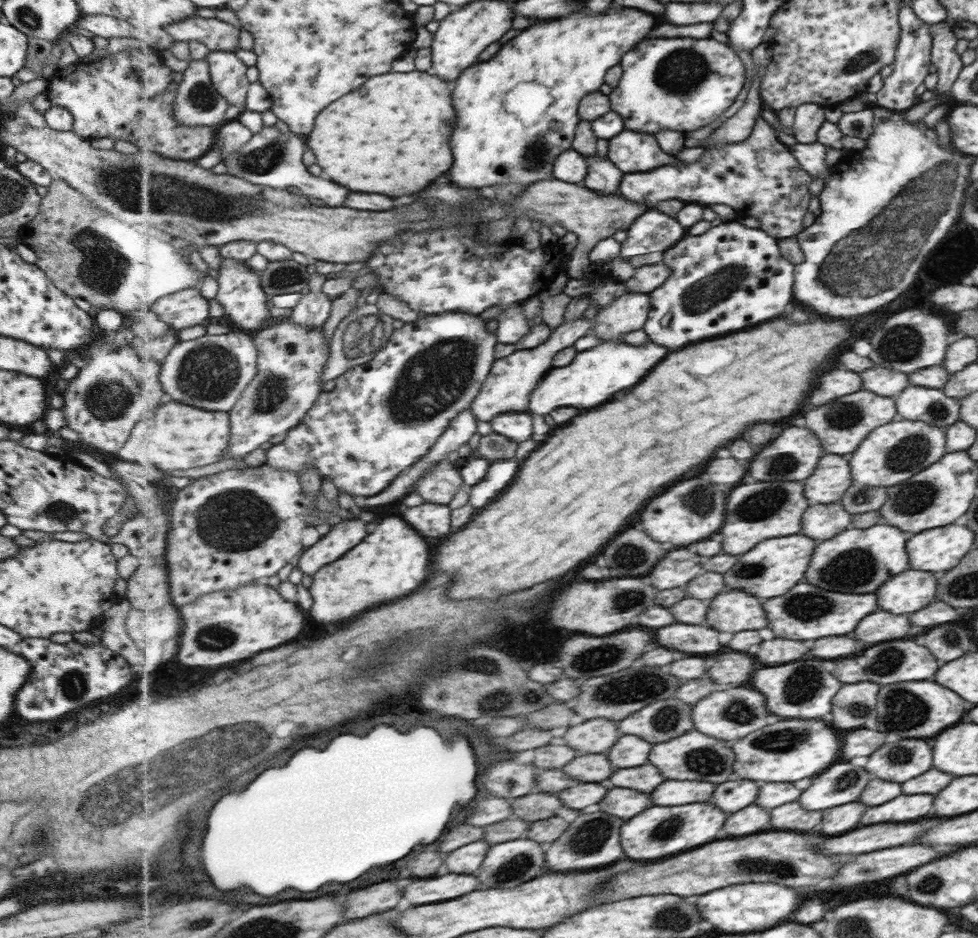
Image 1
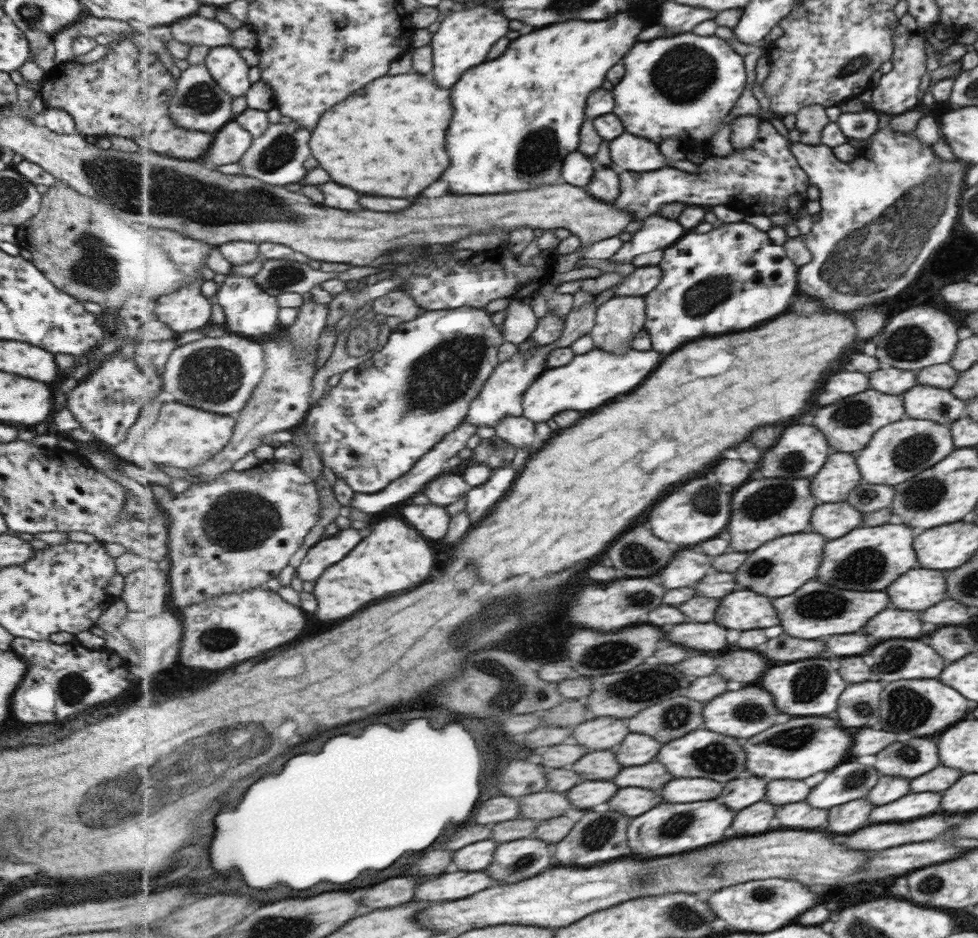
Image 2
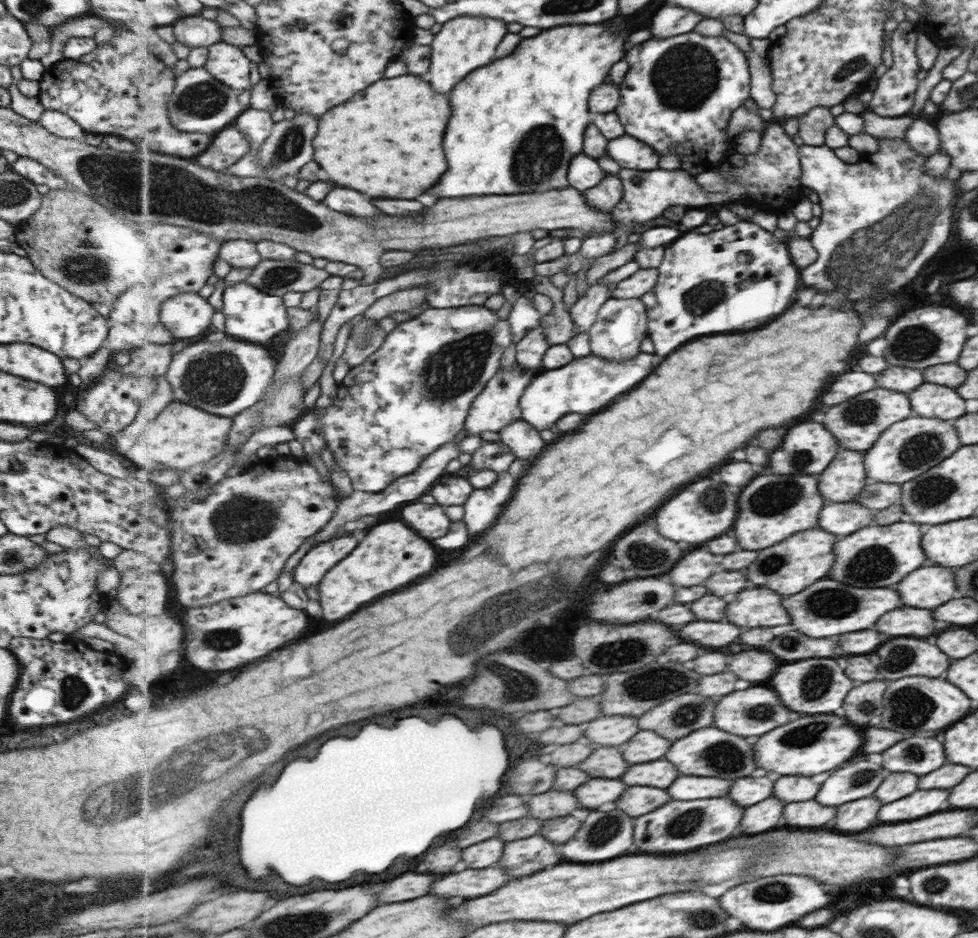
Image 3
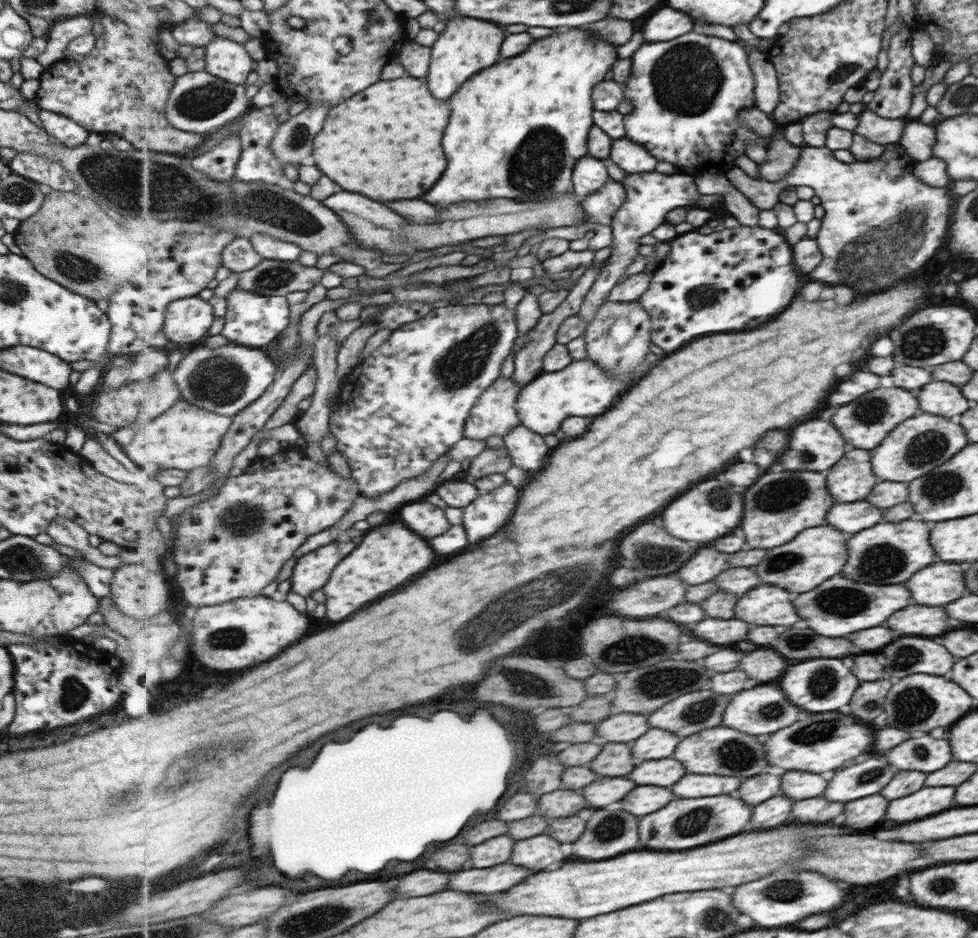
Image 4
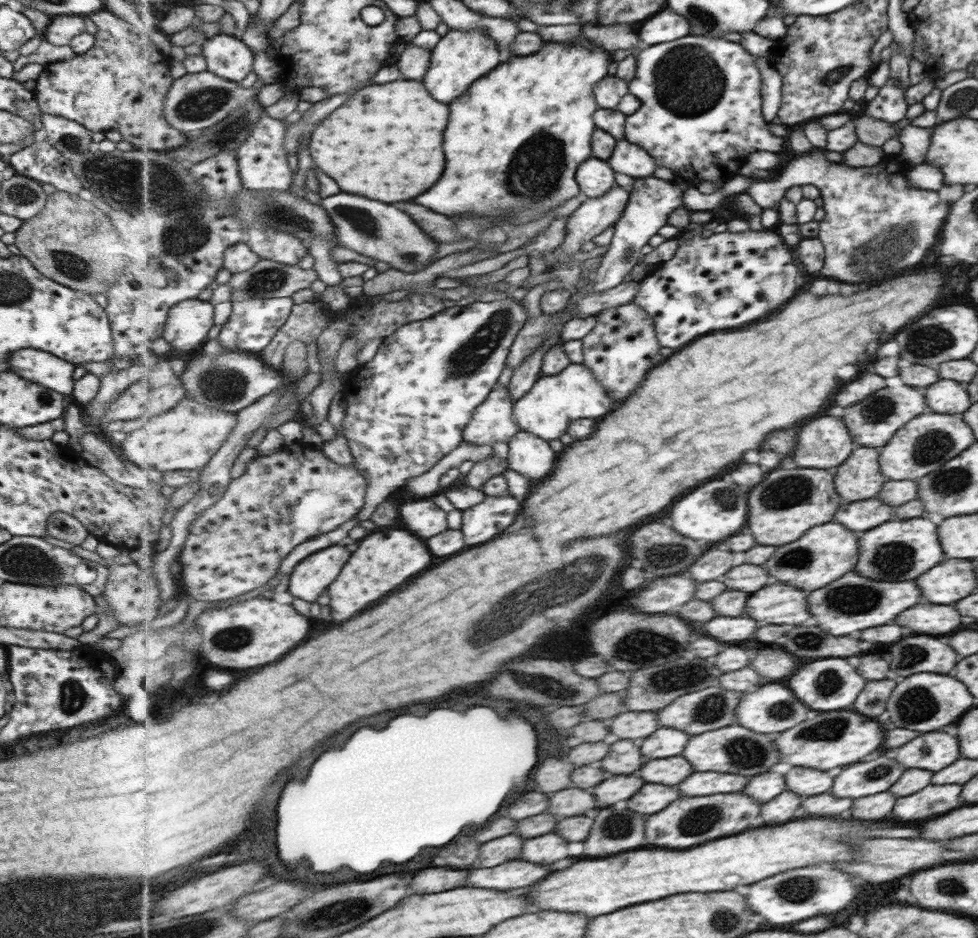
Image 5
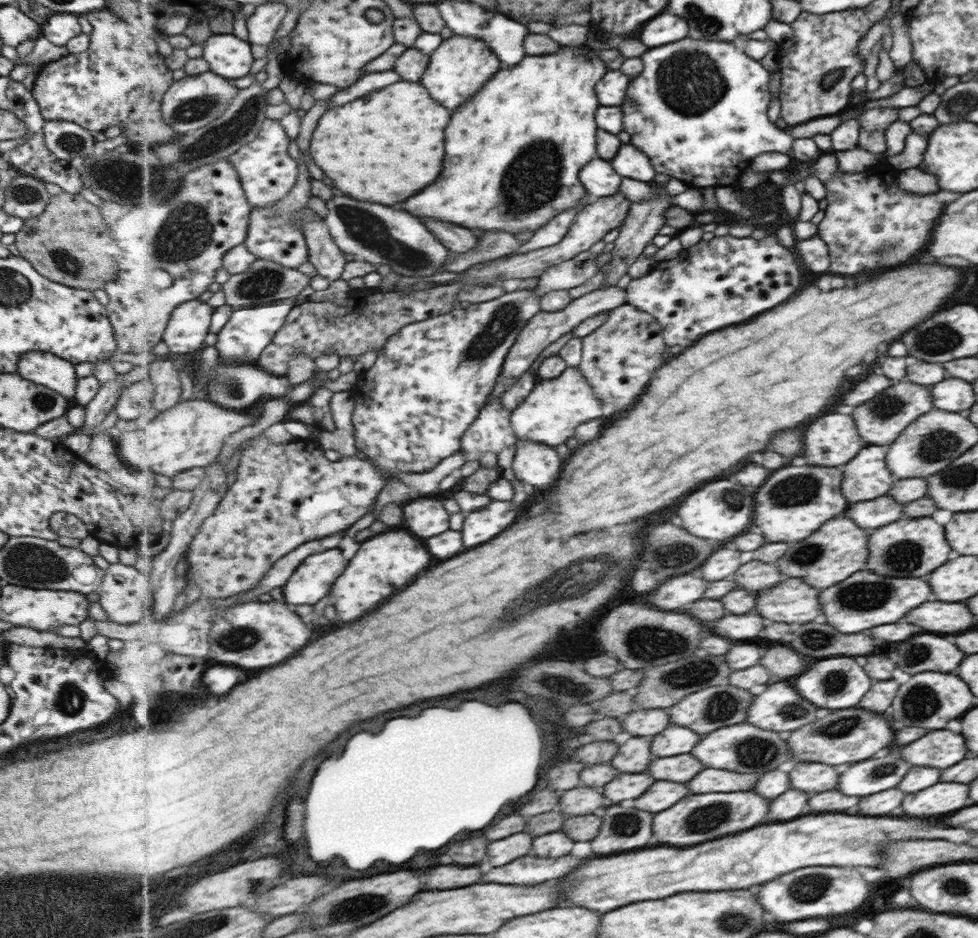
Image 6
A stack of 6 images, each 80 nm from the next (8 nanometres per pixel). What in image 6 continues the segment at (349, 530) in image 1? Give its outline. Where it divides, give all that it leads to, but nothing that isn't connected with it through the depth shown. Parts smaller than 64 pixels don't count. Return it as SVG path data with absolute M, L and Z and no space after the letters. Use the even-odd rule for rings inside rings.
M339 548L312 554L306 558L282 588L289 604L317 604L329 592L333 582L345 572L347 560Z

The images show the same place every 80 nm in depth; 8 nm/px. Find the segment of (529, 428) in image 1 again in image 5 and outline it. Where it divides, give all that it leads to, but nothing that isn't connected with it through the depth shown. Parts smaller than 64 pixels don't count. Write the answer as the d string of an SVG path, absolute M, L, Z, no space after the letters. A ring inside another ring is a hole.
M520 430L509 447L507 461L511 470L521 472L535 482L543 482L551 476L551 468L557 464L557 452L547 440Z

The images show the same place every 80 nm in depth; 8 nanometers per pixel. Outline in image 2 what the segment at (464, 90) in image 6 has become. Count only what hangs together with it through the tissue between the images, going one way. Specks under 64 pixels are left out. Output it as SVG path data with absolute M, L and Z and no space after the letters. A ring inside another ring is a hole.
M475 6L463 12L459 10L449 13L442 22L430 44L434 50L434 67L431 76L437 78L437 82L441 82L441 86L445 88L455 86L469 68L474 69L477 65L487 62L489 51L501 38L507 36L511 28L509 18L501 14L501 10L489 6Z

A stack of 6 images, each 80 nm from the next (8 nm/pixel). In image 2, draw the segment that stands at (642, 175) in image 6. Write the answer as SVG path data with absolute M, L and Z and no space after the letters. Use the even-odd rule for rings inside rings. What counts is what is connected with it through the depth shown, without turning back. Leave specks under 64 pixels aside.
M629 132L610 141L610 154L615 158L615 166L621 166L618 168L619 171L647 172L647 170L659 170L670 166L684 172L697 172L699 165L687 160L667 162L667 158L659 148L660 145L652 140L633 136Z

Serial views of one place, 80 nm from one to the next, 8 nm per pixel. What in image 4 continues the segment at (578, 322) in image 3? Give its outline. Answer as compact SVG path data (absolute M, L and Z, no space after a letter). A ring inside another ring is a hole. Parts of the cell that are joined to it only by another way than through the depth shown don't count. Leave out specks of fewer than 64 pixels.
M641 172L641 174L627 174L627 178L622 182L627 190L627 198L610 222L613 232L611 255L607 259L607 263L603 265L595 284L586 294L584 303L580 308L579 315L588 322L592 322L601 305L608 300L612 290L619 284L621 276L627 272L627 266L639 256L642 238L651 235L655 228L665 224L665 220L667 220L665 216L667 216L669 210L675 210L675 208L681 208L681 206L691 206L701 196L699 190L697 190L695 178L687 176L687 174Z

